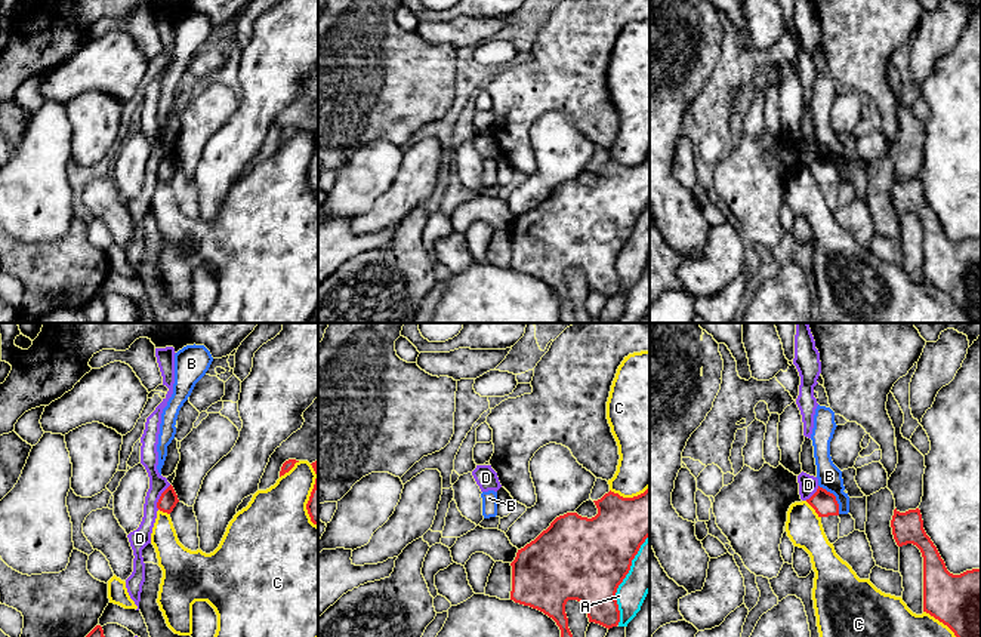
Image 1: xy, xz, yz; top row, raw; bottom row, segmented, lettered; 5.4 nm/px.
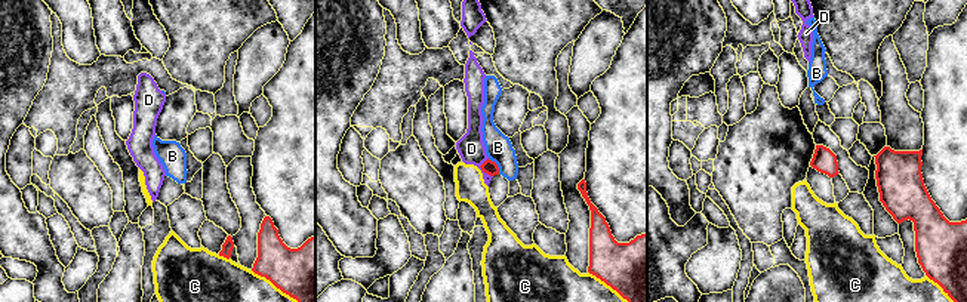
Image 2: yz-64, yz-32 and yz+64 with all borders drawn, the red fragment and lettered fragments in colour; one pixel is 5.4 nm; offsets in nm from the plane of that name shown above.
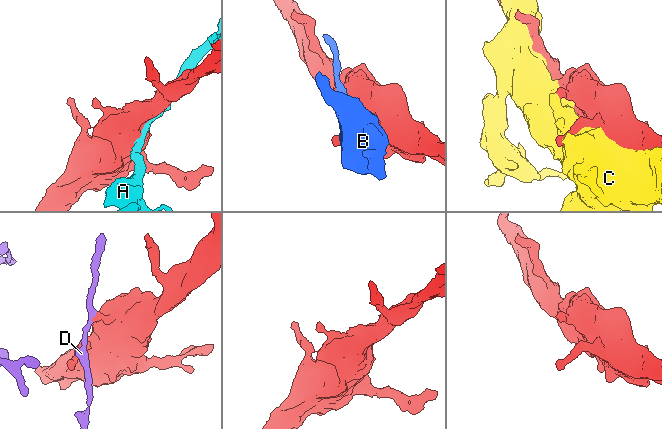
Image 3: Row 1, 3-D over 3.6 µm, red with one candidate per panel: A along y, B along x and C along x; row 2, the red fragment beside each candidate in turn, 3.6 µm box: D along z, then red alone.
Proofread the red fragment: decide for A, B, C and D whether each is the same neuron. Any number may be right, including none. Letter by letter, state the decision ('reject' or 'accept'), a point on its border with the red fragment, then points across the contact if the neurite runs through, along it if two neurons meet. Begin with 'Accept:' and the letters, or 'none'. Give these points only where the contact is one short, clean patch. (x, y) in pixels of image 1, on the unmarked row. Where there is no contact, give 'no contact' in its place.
Accept: none
A: reject | xz (623, 246)
B: reject | yz (835, 165) | along yz (818, 153), (835, 165), (839, 181)
C: reject | yz (949, 295)
D: reject | xy (160, 165) | along xy (170, 153), (162, 162), (157, 177)

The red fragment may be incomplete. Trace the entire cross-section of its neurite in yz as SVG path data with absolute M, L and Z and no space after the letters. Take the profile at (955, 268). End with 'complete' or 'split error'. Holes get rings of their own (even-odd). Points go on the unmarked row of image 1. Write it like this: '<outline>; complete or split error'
M894 178L892 203L898 215L913 212L923 225L923 280L944 293L974 321L981 323L981 237L953 243L923 197L920 178Z; complete

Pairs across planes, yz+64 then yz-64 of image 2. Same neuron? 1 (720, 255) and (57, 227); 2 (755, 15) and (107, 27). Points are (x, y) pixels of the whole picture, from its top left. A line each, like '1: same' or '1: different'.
1: same
2: same

